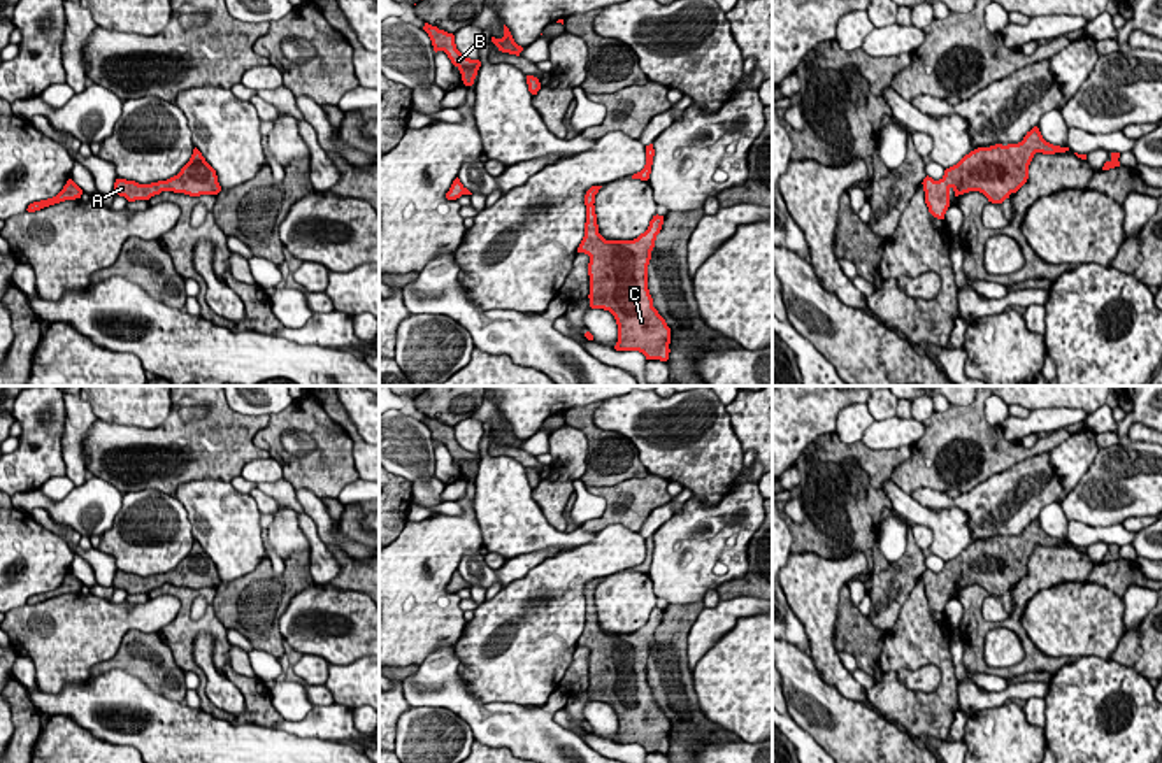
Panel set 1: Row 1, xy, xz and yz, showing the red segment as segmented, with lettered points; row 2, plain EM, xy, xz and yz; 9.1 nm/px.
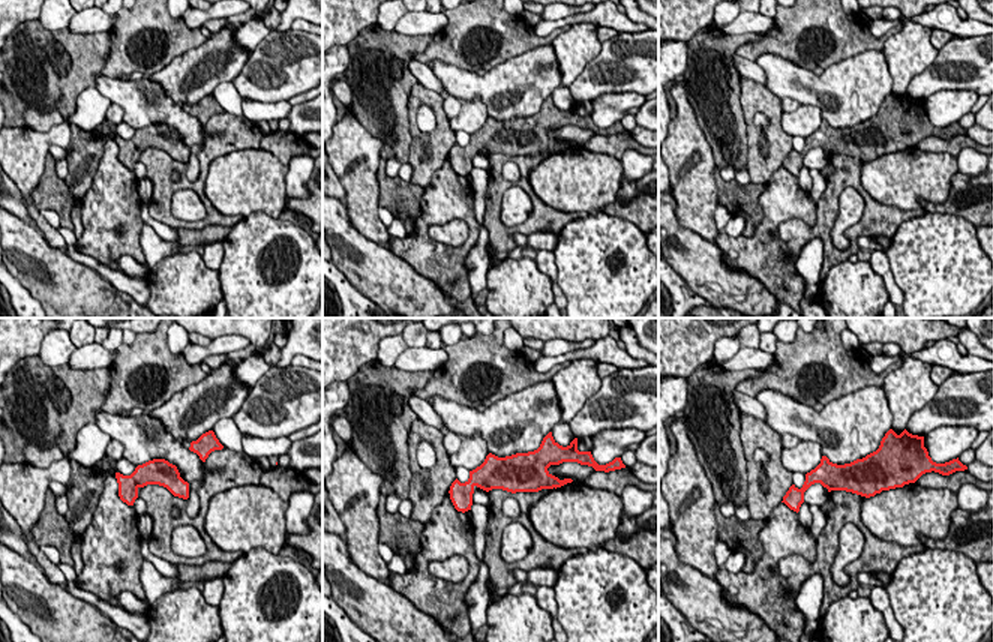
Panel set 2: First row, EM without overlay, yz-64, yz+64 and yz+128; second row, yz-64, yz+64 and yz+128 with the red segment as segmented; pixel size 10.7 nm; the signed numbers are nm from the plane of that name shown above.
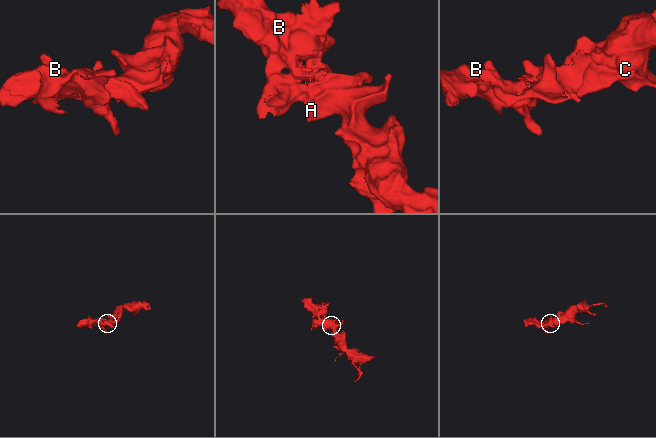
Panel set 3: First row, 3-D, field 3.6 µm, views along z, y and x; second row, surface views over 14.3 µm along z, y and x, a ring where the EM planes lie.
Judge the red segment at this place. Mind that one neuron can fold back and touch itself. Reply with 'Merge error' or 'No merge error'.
Merge error

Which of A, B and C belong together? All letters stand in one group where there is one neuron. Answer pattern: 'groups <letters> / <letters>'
groups A B / C

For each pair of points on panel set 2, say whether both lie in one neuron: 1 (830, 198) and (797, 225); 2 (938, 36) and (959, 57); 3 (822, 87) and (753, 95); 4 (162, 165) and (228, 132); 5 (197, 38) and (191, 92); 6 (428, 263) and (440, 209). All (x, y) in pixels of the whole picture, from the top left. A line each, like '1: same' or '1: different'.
1: same
2: different
3: different
4: same
5: different
6: same

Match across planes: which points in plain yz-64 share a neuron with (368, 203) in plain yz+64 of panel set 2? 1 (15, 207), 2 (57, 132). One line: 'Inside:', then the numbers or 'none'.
Inside: 2

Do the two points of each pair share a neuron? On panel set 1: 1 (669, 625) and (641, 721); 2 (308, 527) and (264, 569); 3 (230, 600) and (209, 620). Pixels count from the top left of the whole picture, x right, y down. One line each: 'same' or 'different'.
1: different
2: different
3: different

